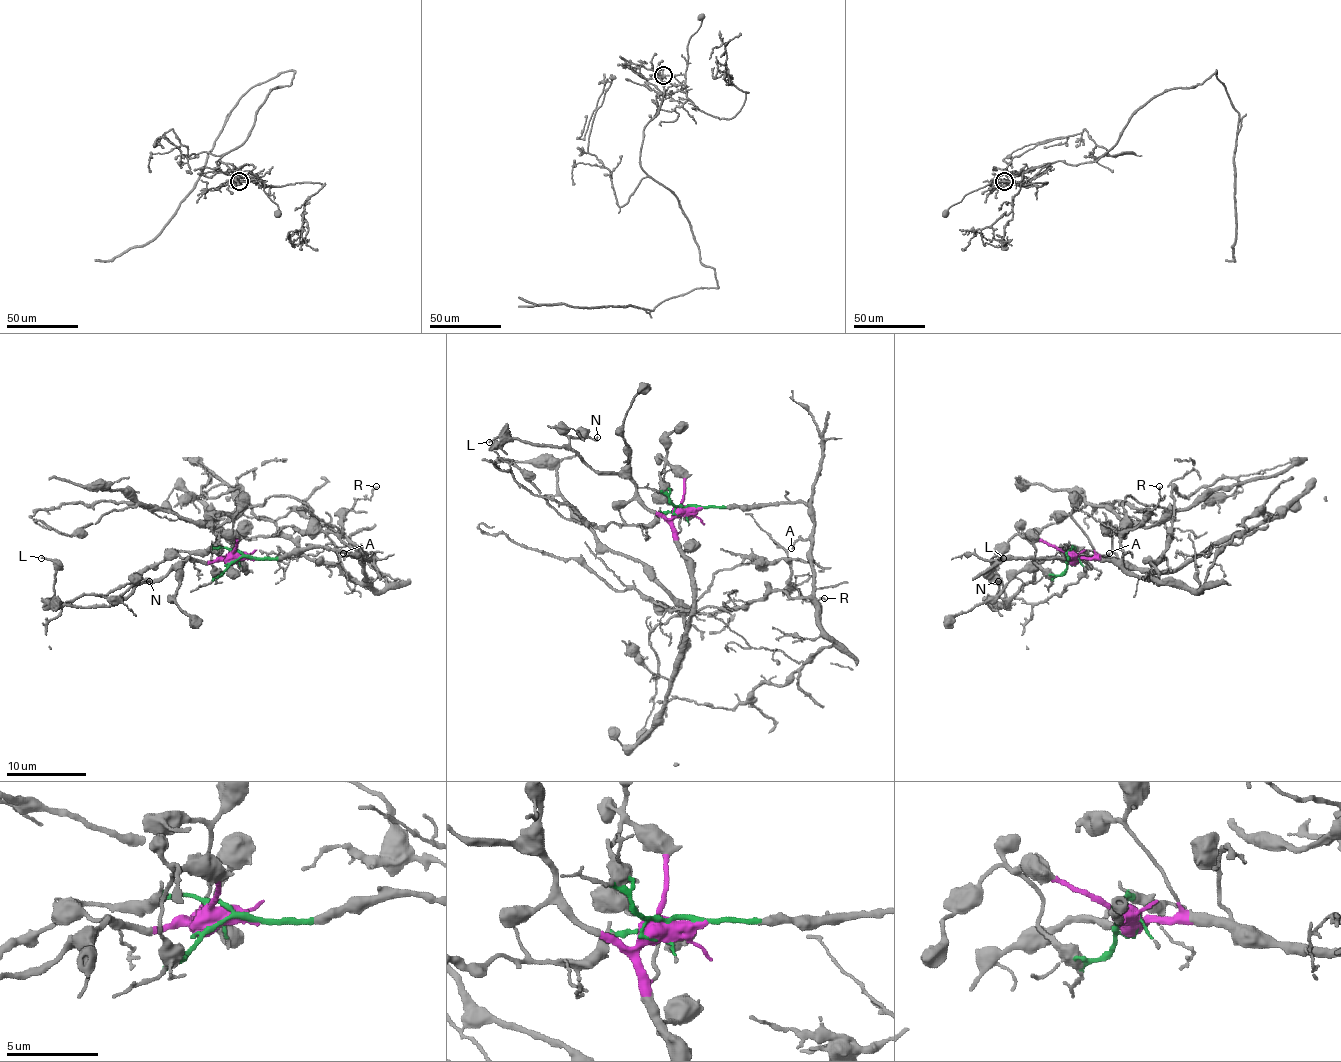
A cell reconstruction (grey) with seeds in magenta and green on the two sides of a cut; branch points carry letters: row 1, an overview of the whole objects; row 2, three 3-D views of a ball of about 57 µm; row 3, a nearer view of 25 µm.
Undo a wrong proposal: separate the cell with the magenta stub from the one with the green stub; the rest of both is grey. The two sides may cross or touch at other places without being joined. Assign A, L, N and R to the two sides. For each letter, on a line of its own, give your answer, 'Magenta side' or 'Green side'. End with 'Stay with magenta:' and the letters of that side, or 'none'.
A: Green side
L: Magenta side
N: Magenta side
R: Green side
Stay with magenta: L, N

